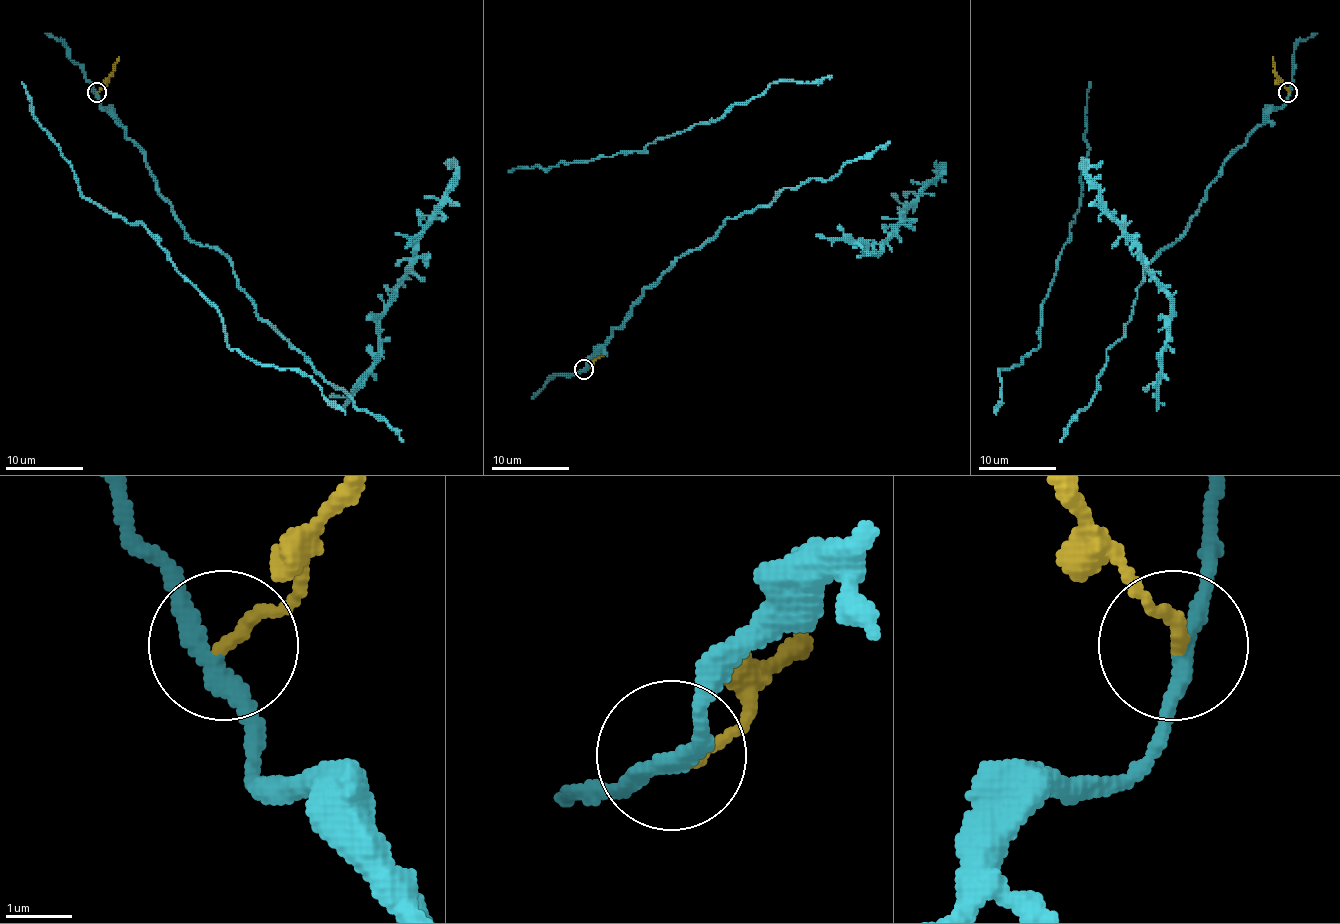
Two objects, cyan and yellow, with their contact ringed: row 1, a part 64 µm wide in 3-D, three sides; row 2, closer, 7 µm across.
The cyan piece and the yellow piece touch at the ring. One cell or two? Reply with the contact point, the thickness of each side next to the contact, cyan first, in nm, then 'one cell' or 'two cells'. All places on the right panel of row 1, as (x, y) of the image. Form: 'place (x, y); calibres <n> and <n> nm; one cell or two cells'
place (1288, 92); calibres 240 and 200 nm; two cells

